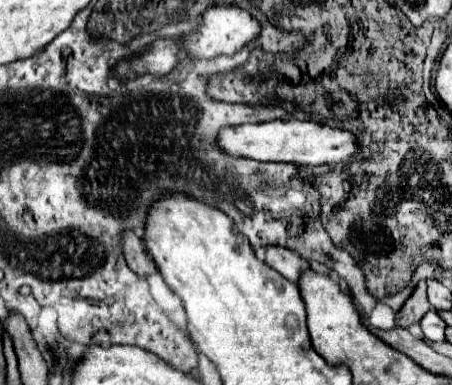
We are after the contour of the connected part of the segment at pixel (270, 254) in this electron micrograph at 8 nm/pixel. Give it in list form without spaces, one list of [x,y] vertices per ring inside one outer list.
[[[267,247],[265,251],[265,263],[269,267],[275,267],[277,273],[281,273],[285,279],[297,283],[299,281],[299,275],[303,271],[309,271],[311,265],[301,259],[297,253],[285,249],[285,247]]]

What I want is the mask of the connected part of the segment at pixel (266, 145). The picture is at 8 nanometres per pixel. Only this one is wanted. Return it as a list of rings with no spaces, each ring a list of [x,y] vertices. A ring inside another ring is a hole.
[[[279,119],[255,125],[237,125],[223,127],[217,137],[219,149],[231,157],[247,157],[255,161],[281,161],[293,165],[323,165],[323,163],[339,163],[349,159],[357,151],[355,135],[343,129],[335,129],[329,125],[319,125],[311,121],[299,119]]]

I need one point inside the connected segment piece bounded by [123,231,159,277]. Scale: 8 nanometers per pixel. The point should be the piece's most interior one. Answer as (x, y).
(136, 255)

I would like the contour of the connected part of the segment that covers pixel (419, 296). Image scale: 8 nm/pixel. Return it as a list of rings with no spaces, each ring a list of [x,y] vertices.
[[[419,281],[415,285],[411,297],[405,301],[403,309],[397,311],[395,325],[397,327],[409,327],[413,323],[419,323],[429,309],[431,309],[431,305],[427,301],[427,285],[425,285],[425,281]]]

